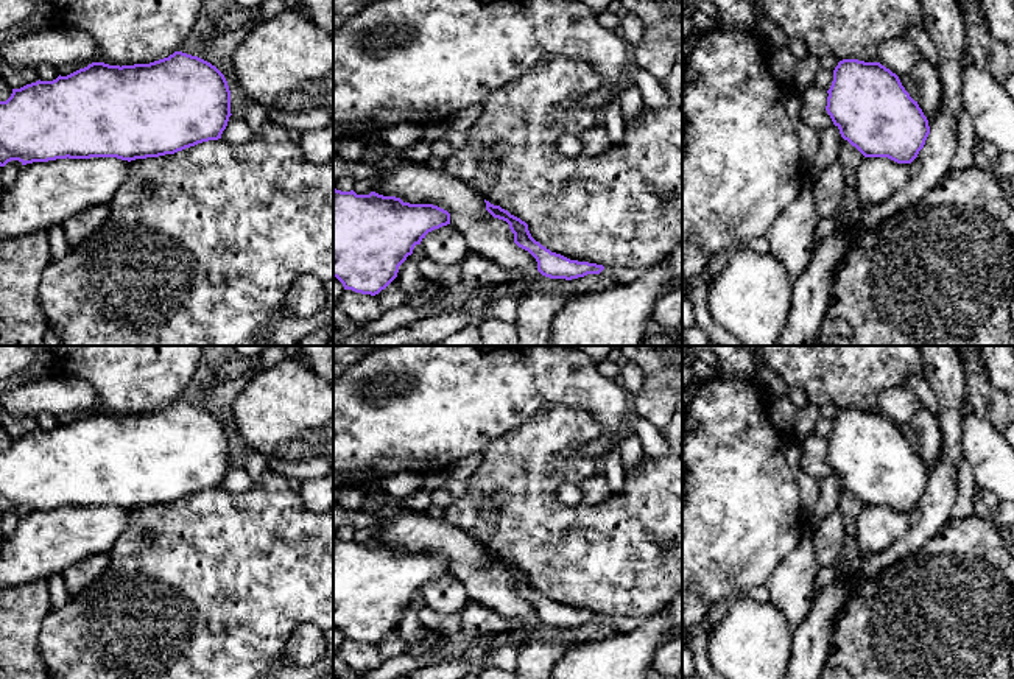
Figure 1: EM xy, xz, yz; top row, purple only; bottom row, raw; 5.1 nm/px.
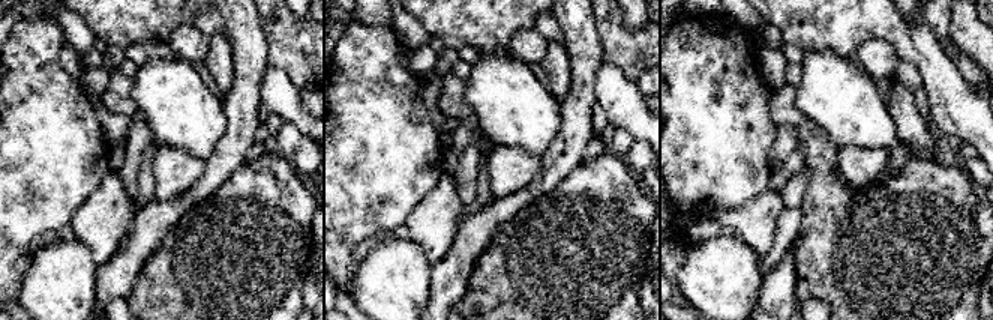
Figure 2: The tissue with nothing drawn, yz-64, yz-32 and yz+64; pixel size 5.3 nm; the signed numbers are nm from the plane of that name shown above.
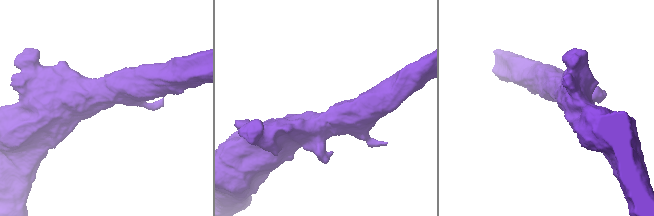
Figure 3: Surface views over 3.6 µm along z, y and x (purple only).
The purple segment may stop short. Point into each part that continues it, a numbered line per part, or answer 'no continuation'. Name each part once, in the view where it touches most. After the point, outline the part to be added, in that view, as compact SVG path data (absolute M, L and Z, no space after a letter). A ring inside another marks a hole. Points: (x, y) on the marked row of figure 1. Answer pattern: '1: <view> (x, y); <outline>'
1: xz (623, 274); M604 266L600 274L614 276L620 282L632 282L634 279L643 274L643 268L618 268L618 266Z

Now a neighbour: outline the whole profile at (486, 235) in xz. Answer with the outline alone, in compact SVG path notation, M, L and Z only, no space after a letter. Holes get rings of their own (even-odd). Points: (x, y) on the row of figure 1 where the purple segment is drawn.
M391 162L378 168L377 184L372 192L383 196L396 196L410 204L433 204L450 213L450 224L456 227L466 238L470 252L477 252L491 262L523 276L537 271L536 259L514 243L514 234L509 224L494 218L486 210L484 198L469 184L445 170L430 170L422 164Z

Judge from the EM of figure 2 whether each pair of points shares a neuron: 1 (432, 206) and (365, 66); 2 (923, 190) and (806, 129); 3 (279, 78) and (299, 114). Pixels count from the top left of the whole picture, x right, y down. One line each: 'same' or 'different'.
1: different
2: same
3: same

